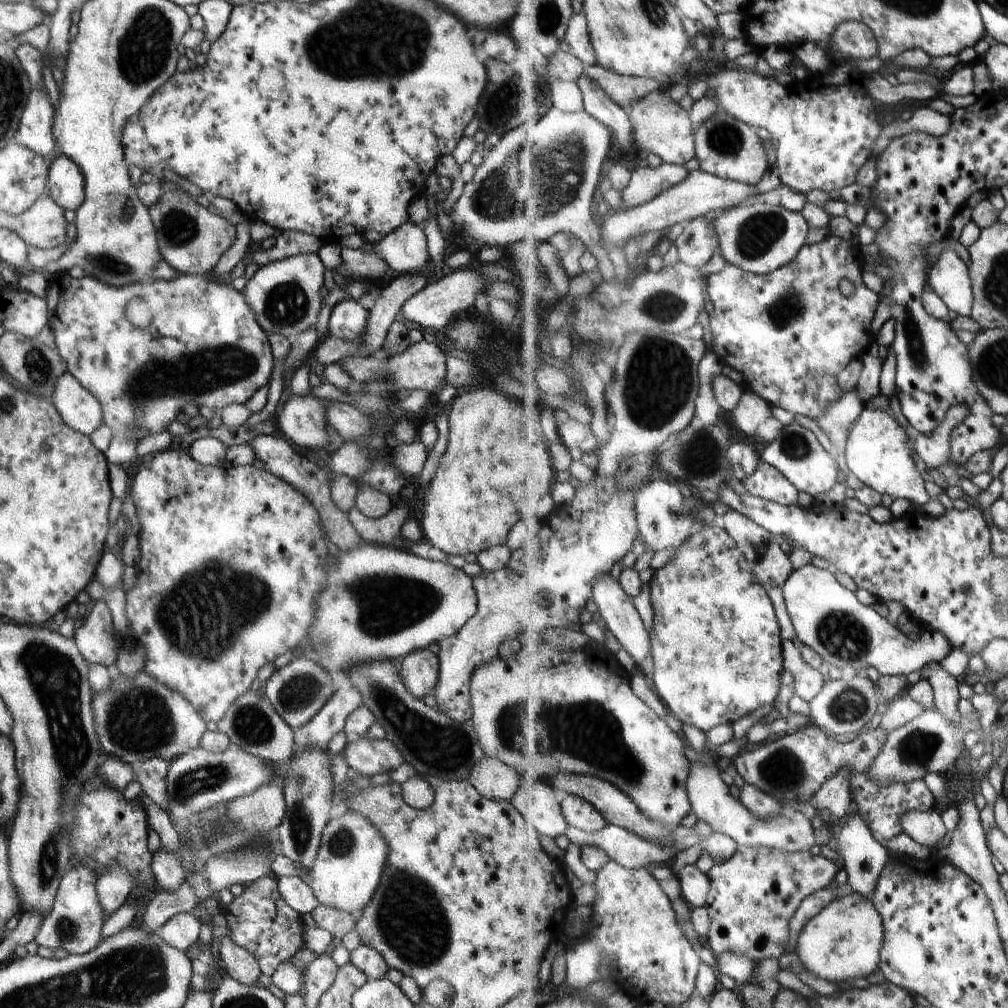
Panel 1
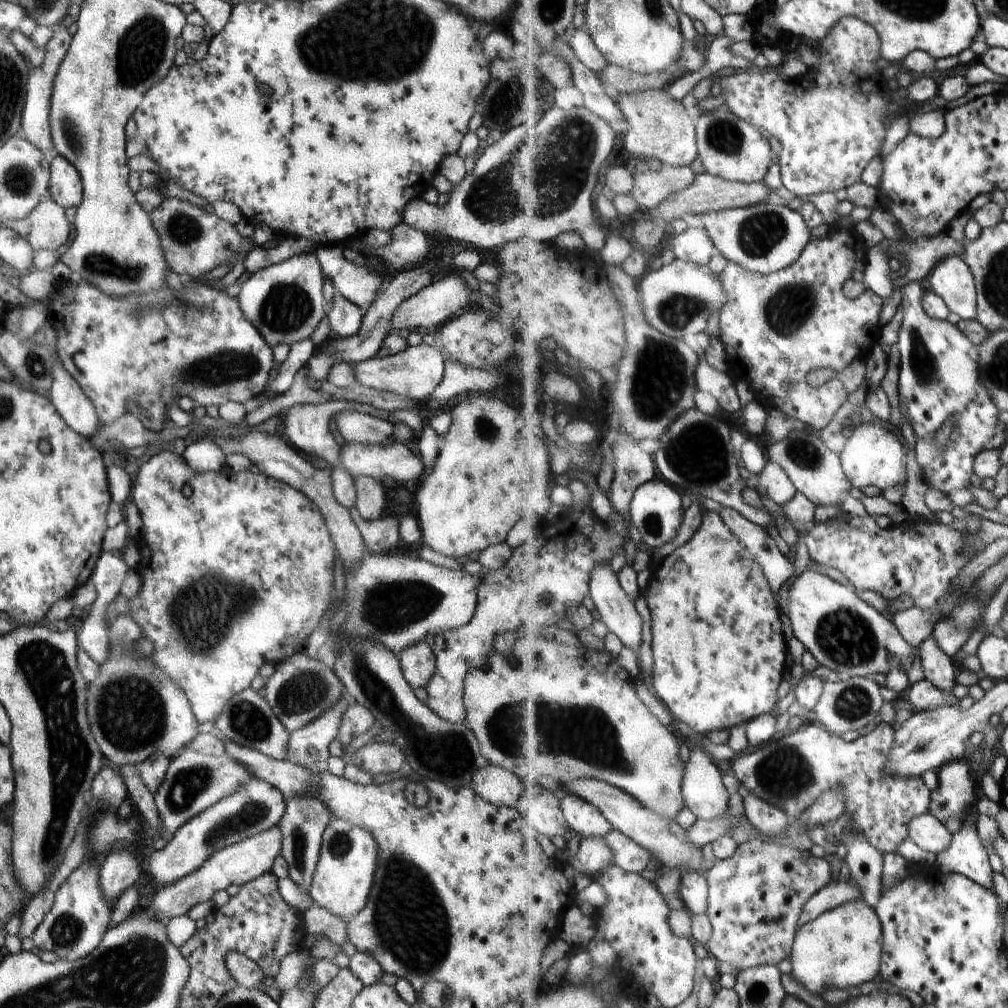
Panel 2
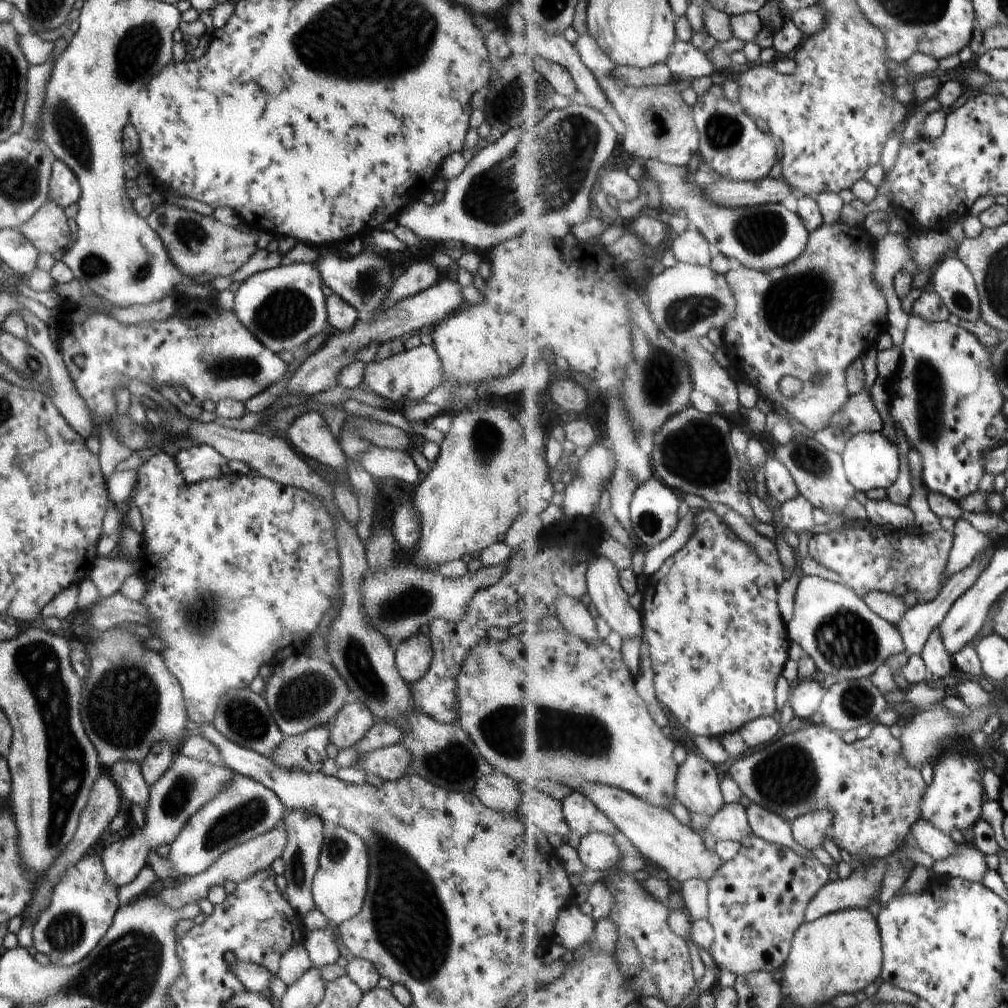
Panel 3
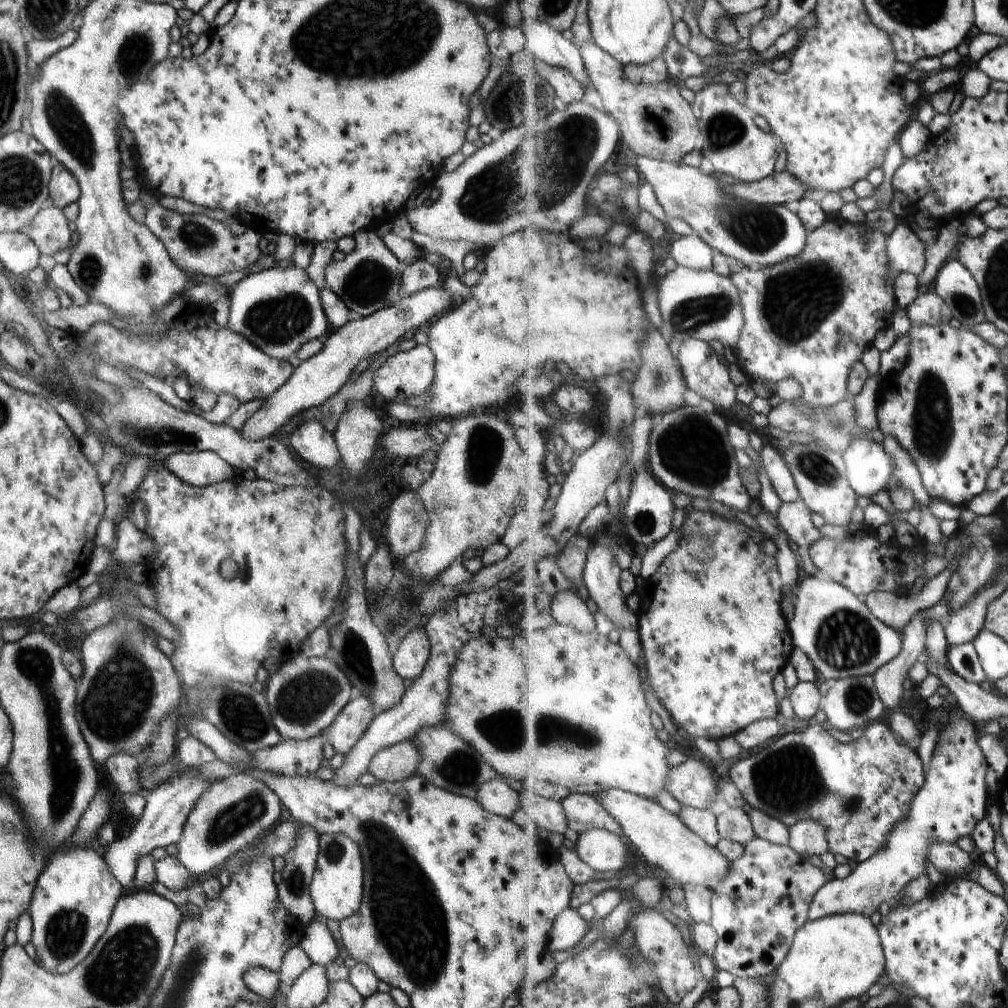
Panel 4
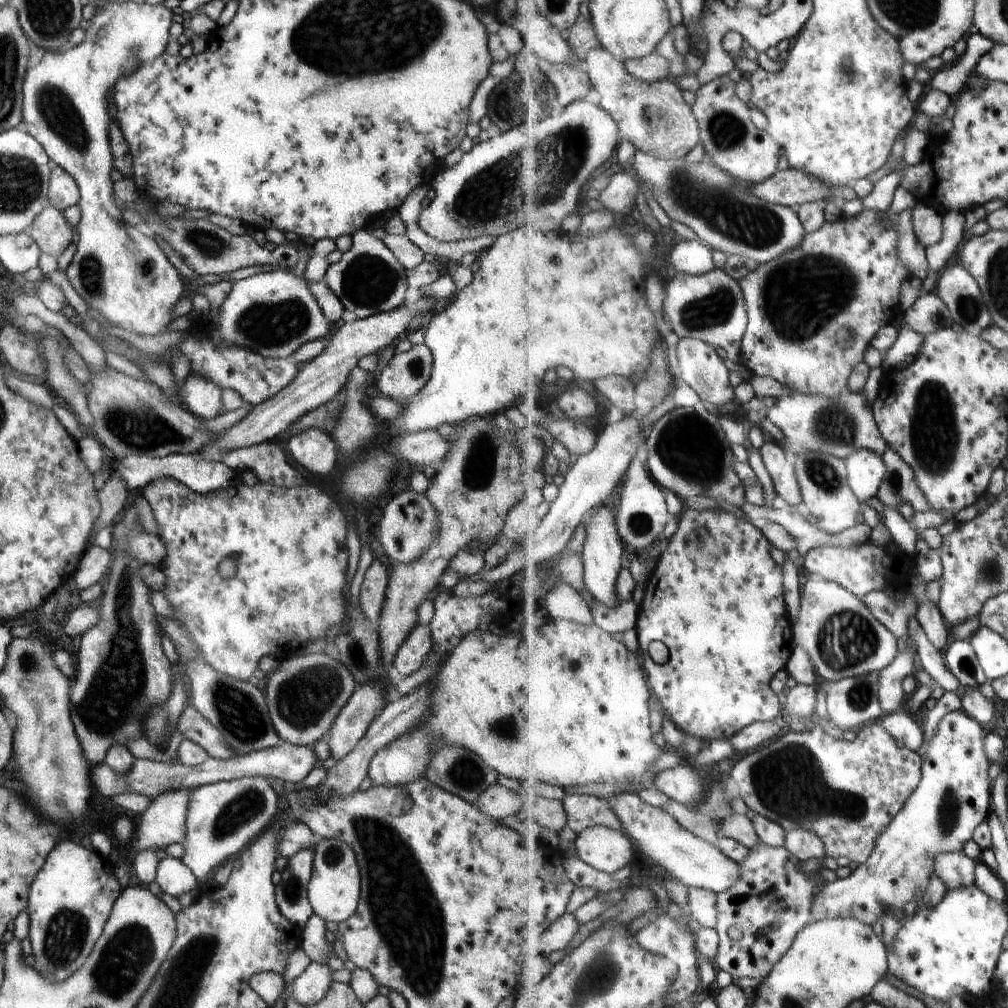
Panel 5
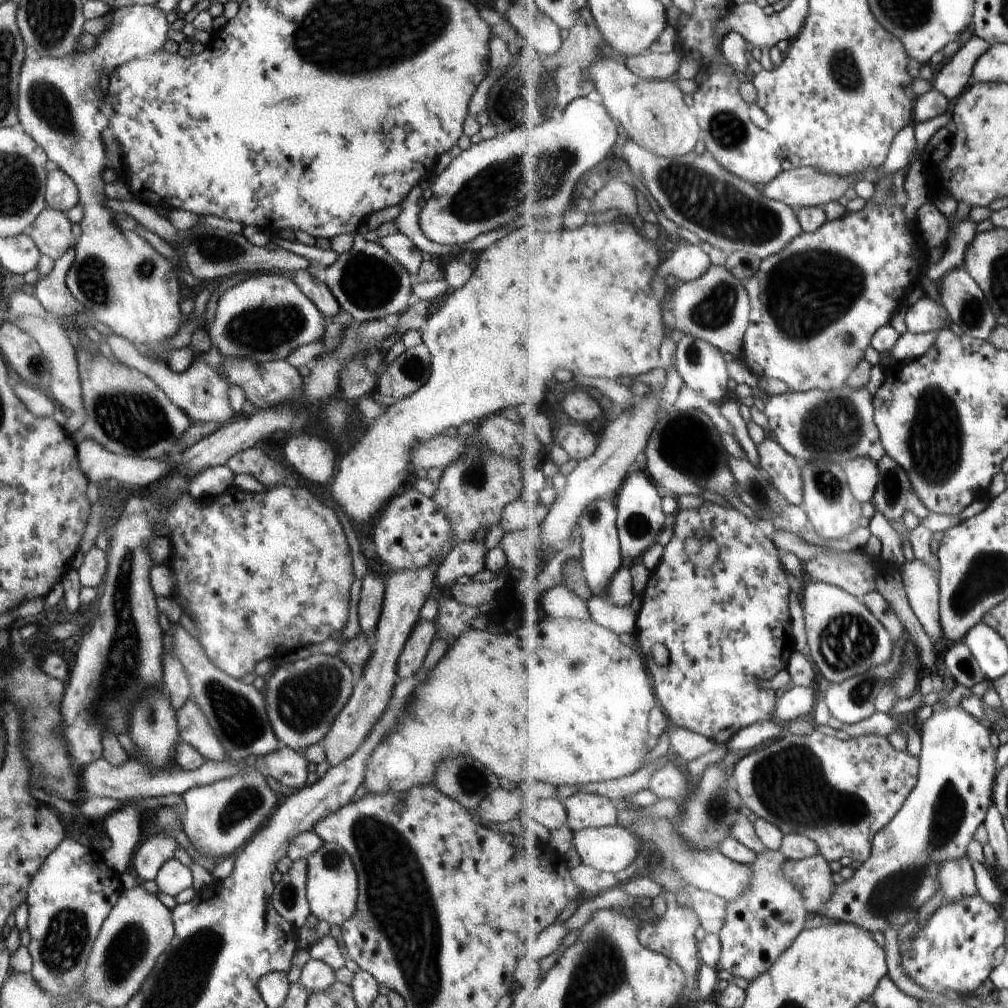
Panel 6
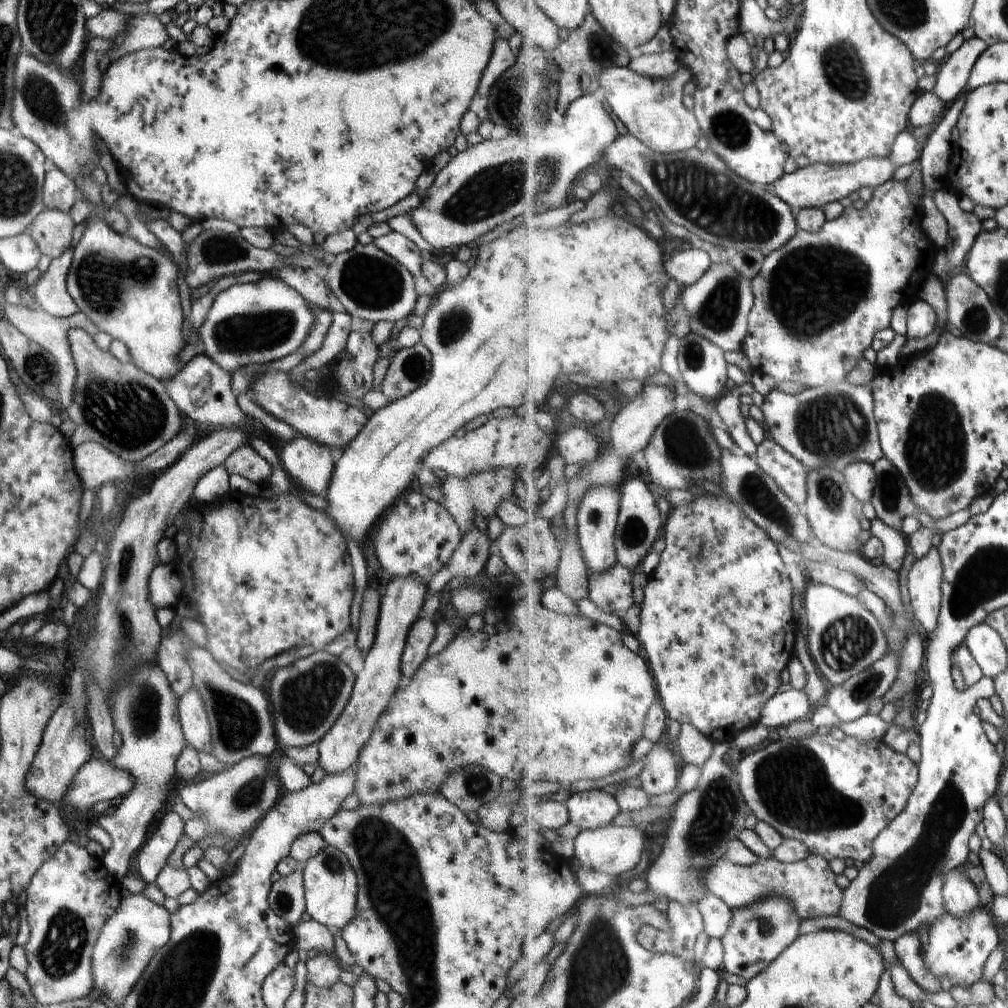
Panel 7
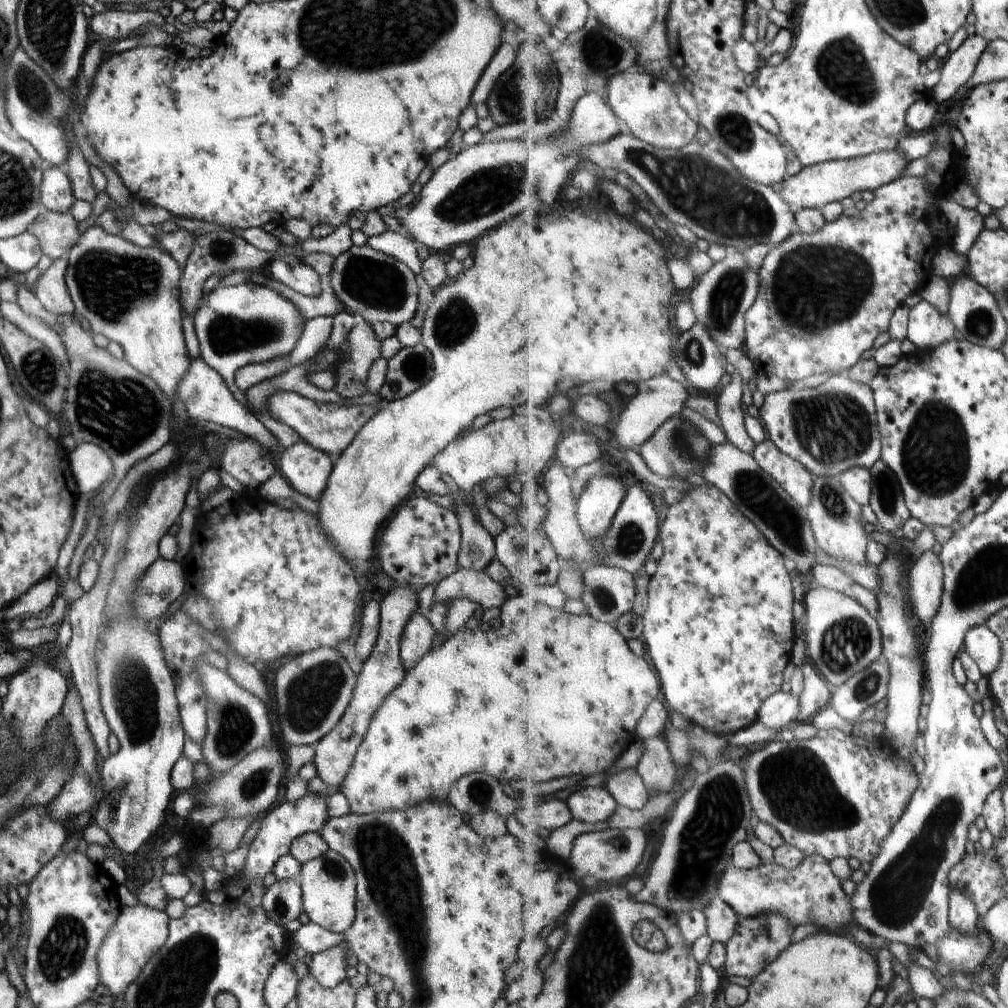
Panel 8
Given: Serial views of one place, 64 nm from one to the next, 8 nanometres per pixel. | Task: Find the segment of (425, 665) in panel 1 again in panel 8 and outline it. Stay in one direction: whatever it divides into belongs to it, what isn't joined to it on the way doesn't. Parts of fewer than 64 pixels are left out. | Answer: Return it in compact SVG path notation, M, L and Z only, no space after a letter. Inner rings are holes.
M420 612L410 616L400 638L401 661L405 672L413 670L422 657L431 651L435 635L436 632L426 616Z

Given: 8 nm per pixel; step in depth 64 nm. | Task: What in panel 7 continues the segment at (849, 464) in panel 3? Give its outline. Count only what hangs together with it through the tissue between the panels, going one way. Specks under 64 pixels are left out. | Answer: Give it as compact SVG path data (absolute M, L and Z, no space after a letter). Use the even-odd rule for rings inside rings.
M856 462L850 465L844 474L850 490L853 490L863 503L872 503L878 484L876 468L870 462Z

